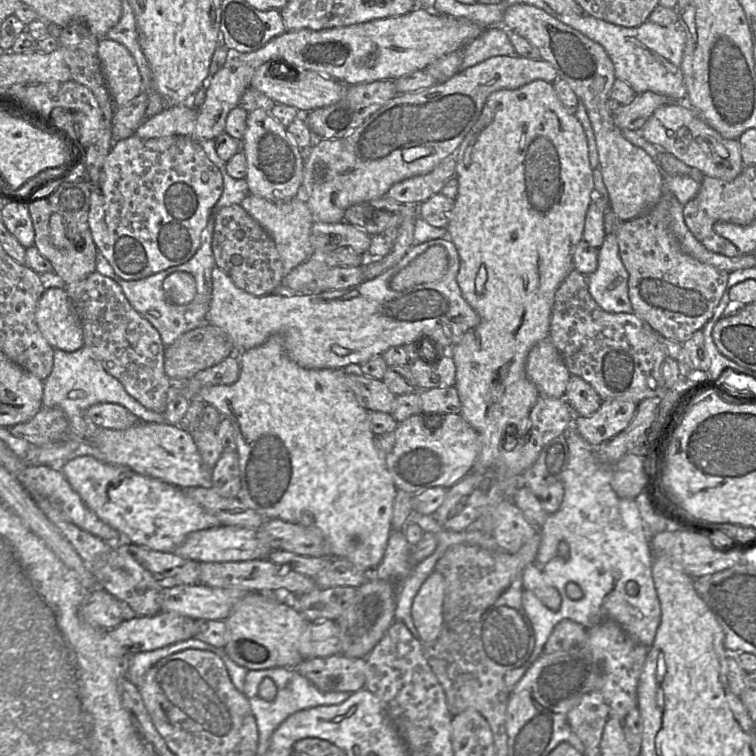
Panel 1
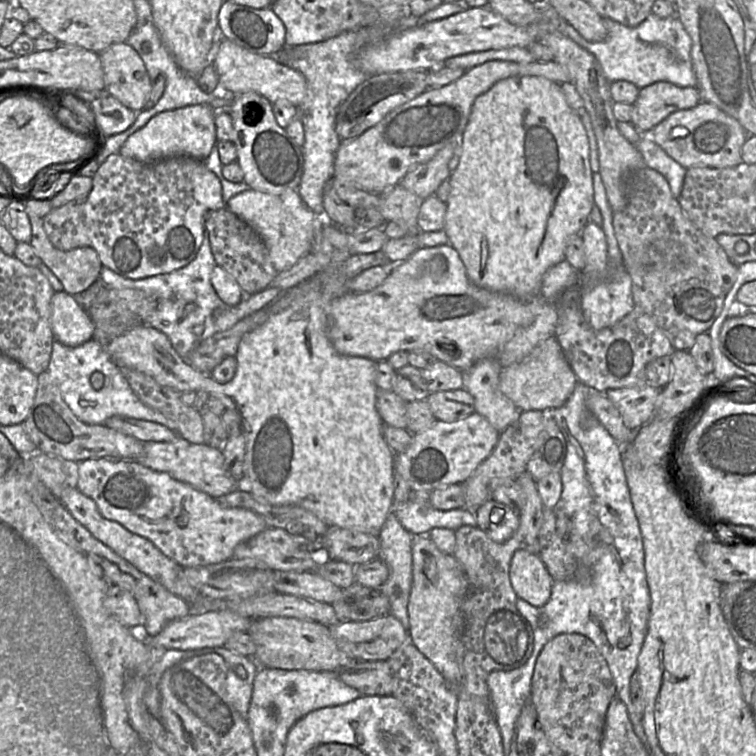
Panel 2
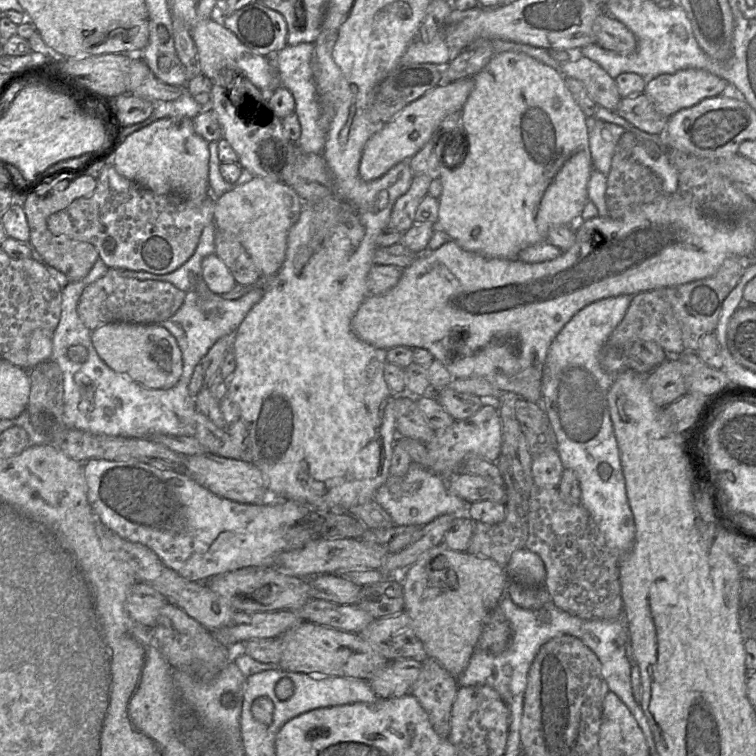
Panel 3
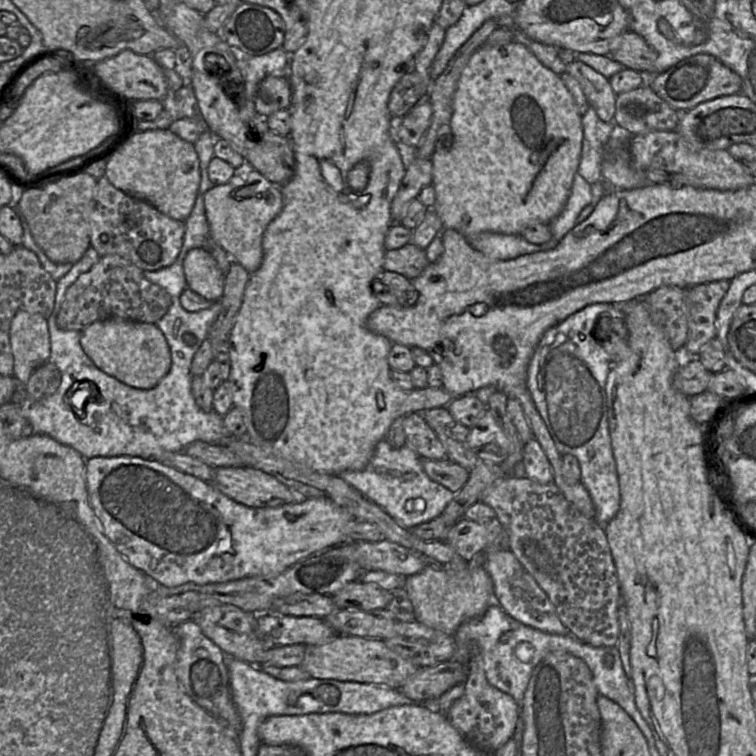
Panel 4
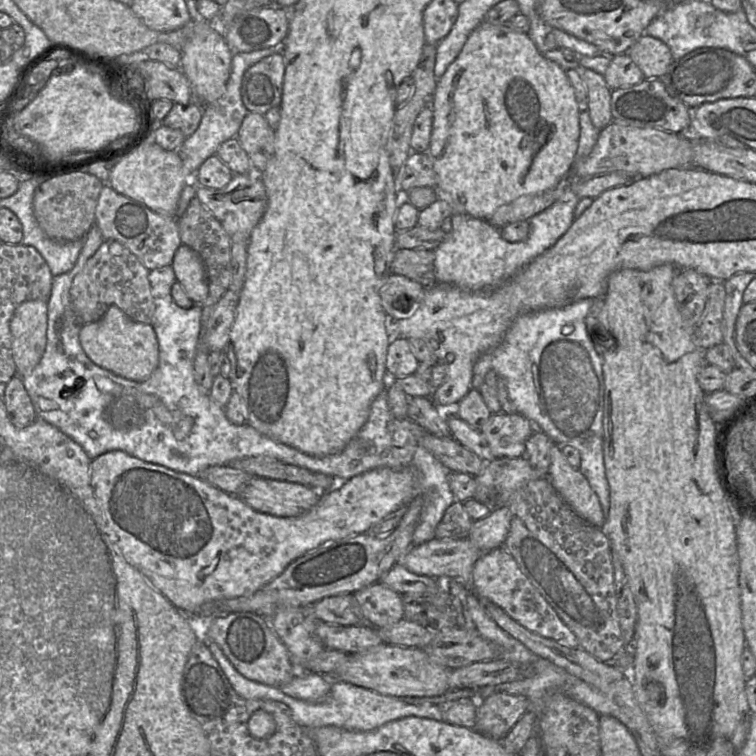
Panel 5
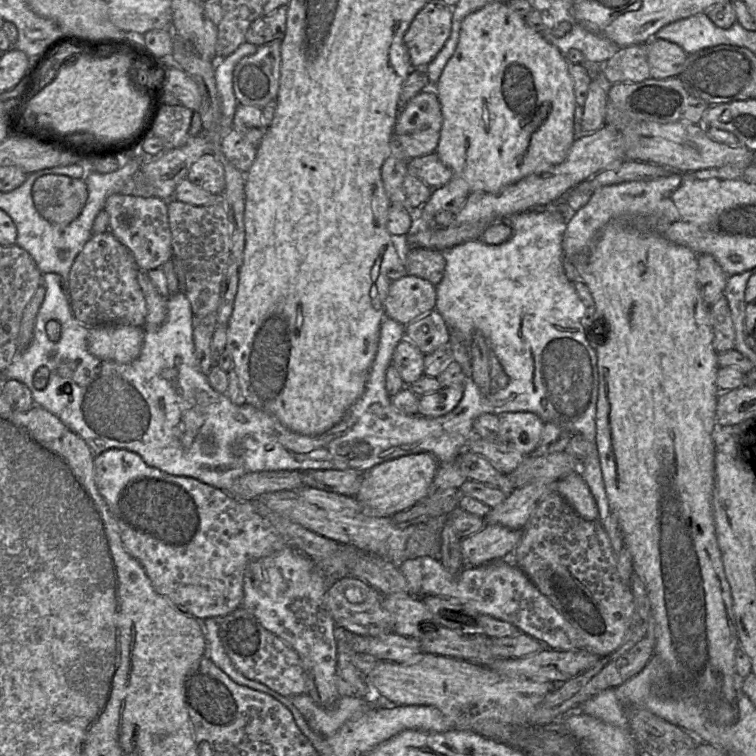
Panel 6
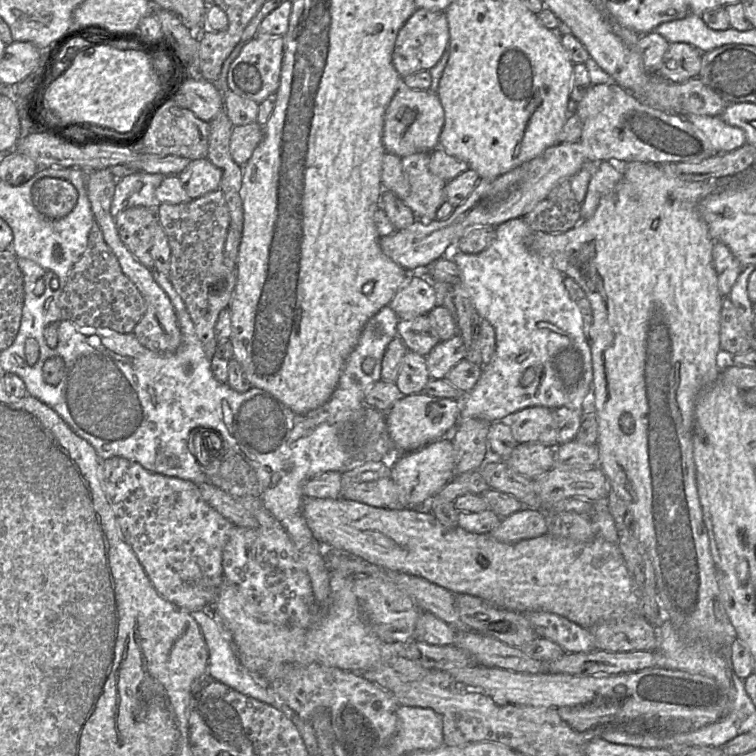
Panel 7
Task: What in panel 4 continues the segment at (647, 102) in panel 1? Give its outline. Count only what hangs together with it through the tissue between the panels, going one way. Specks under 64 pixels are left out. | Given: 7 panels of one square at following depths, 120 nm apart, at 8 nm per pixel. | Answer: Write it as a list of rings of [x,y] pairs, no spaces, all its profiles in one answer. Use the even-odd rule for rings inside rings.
[[[697,54],[682,60],[667,71],[648,79],[647,85],[670,107],[684,113],[698,104],[721,96],[741,93],[740,76],[709,54]]]

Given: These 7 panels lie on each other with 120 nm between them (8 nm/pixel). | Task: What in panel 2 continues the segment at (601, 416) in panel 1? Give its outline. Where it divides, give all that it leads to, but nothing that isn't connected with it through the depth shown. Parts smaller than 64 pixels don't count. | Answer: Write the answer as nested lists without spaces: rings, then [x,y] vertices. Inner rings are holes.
[[[646,385],[610,389],[605,393],[618,409],[624,425],[629,429],[640,429],[654,417],[655,403],[661,389]]]

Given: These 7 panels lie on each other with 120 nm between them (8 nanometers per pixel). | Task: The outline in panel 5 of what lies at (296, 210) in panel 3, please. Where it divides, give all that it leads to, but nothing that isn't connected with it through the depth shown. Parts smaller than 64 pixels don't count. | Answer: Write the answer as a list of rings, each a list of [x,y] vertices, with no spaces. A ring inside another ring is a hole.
[[[260,172],[233,174],[232,180],[223,188],[198,185],[196,198],[220,221],[233,242],[248,242],[254,227],[262,219],[267,208],[267,194]]]

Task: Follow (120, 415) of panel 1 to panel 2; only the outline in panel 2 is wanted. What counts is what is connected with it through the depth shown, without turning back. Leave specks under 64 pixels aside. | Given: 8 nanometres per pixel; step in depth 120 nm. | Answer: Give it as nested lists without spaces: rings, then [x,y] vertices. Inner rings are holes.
[[[120,415],[110,417],[104,425],[141,442],[170,442],[179,436],[160,424]]]

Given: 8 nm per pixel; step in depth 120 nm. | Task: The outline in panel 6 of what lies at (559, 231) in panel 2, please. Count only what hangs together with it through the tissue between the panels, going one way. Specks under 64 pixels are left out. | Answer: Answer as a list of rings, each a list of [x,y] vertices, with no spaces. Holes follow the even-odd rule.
[[[492,2],[469,14],[461,23],[459,41],[454,54],[447,62],[434,89],[443,116],[440,139],[435,153],[441,162],[454,174],[464,179],[470,191],[497,193],[504,187],[515,183],[533,173],[543,172],[550,167],[562,163],[575,140],[574,113],[577,106],[573,88],[573,80],[569,73],[569,64],[557,47],[548,43],[541,33],[530,28],[523,17],[513,11],[507,3]]]

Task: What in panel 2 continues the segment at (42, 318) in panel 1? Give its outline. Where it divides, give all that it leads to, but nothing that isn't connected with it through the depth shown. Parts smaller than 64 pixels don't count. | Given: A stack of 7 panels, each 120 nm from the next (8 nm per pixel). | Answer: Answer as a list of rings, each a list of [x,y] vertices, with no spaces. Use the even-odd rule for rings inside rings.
[[[55,292],[51,299],[51,327],[55,340],[77,347],[93,338],[94,323],[73,295]]]

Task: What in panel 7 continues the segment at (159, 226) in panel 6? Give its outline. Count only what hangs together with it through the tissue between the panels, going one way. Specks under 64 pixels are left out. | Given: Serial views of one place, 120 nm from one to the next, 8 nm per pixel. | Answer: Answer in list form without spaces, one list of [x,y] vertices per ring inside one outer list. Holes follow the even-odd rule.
[[[137,206],[121,211],[114,218],[119,237],[129,251],[149,269],[154,268],[150,249],[160,226],[157,208]]]

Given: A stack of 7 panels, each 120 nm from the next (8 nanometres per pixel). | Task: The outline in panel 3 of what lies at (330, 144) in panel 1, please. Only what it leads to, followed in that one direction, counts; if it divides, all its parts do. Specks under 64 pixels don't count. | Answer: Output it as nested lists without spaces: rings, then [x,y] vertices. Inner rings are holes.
[[[581,55],[560,67],[565,78],[582,83],[592,101],[601,108],[615,112],[621,102],[616,82],[597,63]],[[472,77],[453,83],[442,83],[407,105],[392,120],[381,125],[363,149],[359,164],[360,178],[365,182],[374,181],[382,177],[396,164],[408,161],[438,131],[445,118],[453,113],[461,112],[473,87]]]

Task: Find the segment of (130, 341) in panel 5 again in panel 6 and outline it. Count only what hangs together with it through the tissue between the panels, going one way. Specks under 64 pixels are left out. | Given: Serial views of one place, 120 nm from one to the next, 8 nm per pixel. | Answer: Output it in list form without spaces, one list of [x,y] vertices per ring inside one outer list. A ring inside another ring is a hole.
[[[102,325],[89,328],[88,349],[95,357],[126,364],[140,355],[145,336],[143,326]]]

